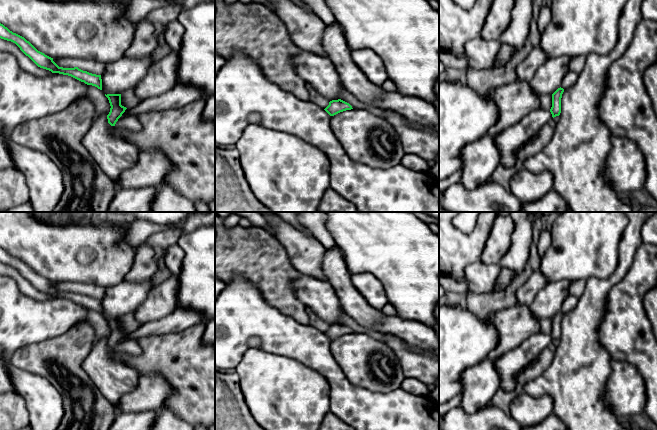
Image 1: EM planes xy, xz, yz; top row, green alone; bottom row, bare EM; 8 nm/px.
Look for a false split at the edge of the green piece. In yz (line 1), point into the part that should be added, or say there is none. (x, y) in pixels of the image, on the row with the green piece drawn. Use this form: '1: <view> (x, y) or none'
1: none

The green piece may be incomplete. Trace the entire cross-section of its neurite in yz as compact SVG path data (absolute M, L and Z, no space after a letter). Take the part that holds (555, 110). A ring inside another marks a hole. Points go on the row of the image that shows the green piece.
M560 87L552 94L552 107L550 112L553 118L559 116L561 113L561 98L563 92L564 89Z

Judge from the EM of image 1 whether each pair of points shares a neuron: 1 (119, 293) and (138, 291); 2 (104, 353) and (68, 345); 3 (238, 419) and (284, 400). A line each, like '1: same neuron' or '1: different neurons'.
1: same neuron
2: different neurons
3: different neurons

